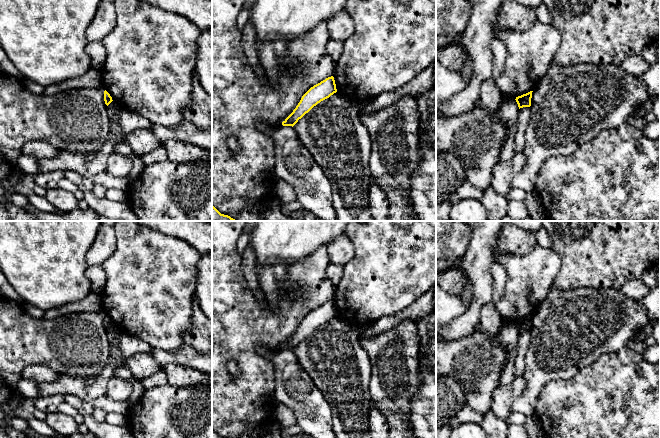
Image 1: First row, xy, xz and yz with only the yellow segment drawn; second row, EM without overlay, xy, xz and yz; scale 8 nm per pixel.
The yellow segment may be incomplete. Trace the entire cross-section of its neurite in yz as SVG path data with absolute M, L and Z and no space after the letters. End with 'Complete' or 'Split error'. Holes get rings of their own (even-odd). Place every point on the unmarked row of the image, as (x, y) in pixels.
M530 315L526 318L516 321L515 324L518 328L519 333L523 332L523 331L530 331L531 330L532 316L533 315Z. Complete

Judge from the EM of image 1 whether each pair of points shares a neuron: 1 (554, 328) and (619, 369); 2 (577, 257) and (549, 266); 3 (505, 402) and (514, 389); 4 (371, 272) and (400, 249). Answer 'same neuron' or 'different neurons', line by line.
1: different neurons
2: different neurons
3: same neuron
4: same neuron

